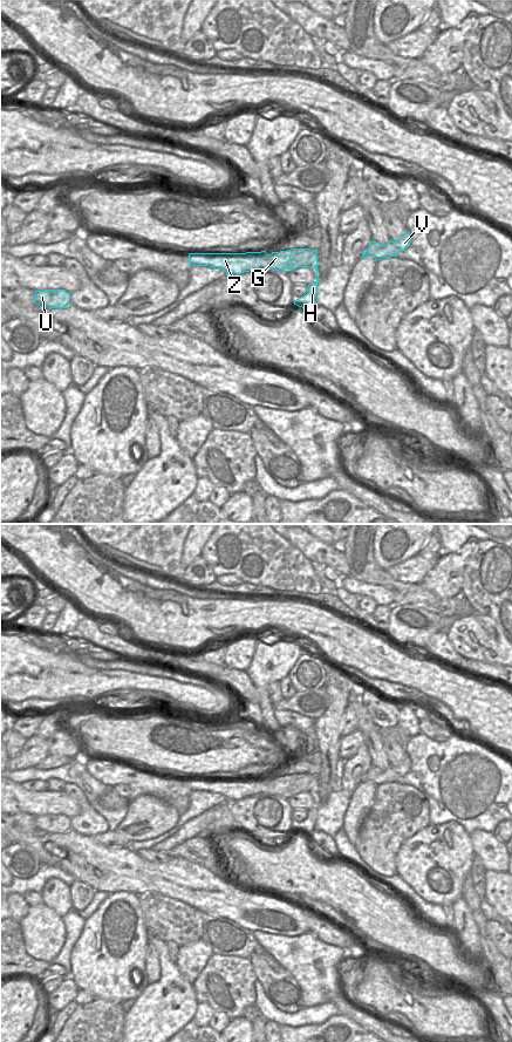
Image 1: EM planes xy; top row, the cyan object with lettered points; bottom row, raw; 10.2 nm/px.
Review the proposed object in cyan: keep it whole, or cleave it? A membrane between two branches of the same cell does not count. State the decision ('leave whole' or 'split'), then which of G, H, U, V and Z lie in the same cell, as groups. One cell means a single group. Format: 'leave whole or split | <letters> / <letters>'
split | G H V / U Z

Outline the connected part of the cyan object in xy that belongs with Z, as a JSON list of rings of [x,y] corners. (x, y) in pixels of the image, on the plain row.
[[[254,777],[246,778],[189,778],[191,791],[218,792],[226,801],[235,802],[244,797],[255,796],[260,792],[254,786]]]

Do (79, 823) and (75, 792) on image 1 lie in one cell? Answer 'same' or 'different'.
same

